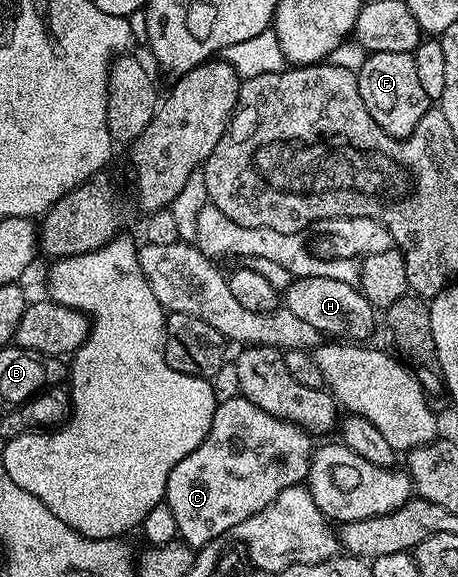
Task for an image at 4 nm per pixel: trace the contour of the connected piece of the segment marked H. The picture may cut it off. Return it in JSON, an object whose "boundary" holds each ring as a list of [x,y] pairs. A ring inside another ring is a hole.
{"boundary":[[[302,276],[293,279],[289,288],[283,293],[283,303],[298,318],[314,326],[324,338],[343,338],[348,342],[364,342],[371,334],[372,327],[377,327],[378,312],[372,303],[364,297],[355,284],[338,282],[338,278],[310,278]]]}

